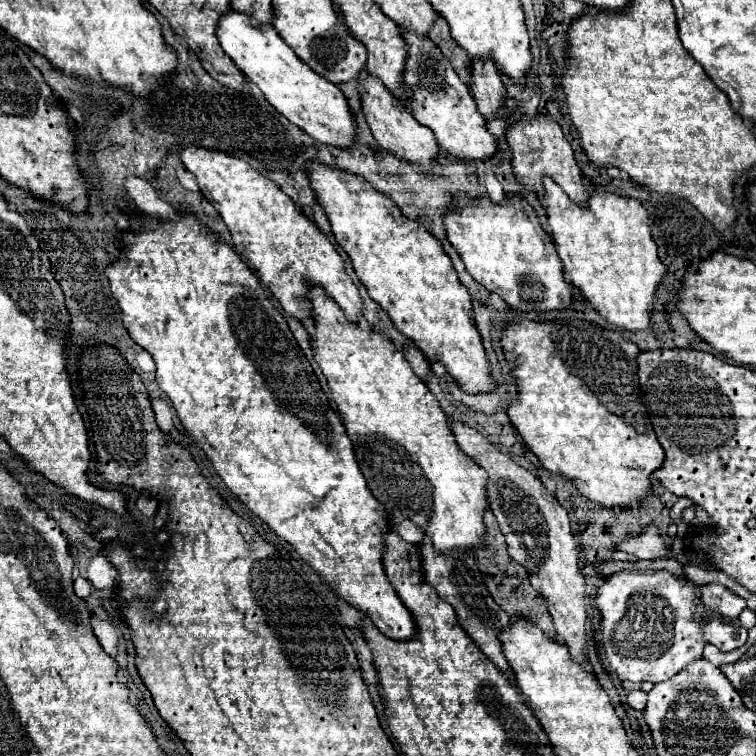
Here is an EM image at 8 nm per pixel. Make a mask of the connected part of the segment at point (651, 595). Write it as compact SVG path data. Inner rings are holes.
M620 571L608 577L598 589L596 605L602 613L606 659L622 681L660 683L690 662L701 659L706 643L716 645L720 651L734 651L746 643L748 631L744 627L724 623L720 615L708 615L694 599L694 585L686 583L686 575L678 577L668 571ZM704 617L708 617L708 623L700 627L698 623Z

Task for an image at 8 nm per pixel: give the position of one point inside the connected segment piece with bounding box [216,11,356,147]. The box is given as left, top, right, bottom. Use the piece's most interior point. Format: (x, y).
(318, 107)

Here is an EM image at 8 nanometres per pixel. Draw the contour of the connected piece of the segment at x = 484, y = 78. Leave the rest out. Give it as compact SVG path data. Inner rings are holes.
M490 59L474 61L470 91L478 105L478 111L482 113L482 117L486 121L498 117L498 111L502 109L502 105L508 97L502 77Z

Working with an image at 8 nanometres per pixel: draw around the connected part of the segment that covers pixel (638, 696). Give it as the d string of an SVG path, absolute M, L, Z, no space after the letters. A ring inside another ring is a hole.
M634 690L628 694L627 703L636 711L642 710L647 703L647 693L642 690Z

